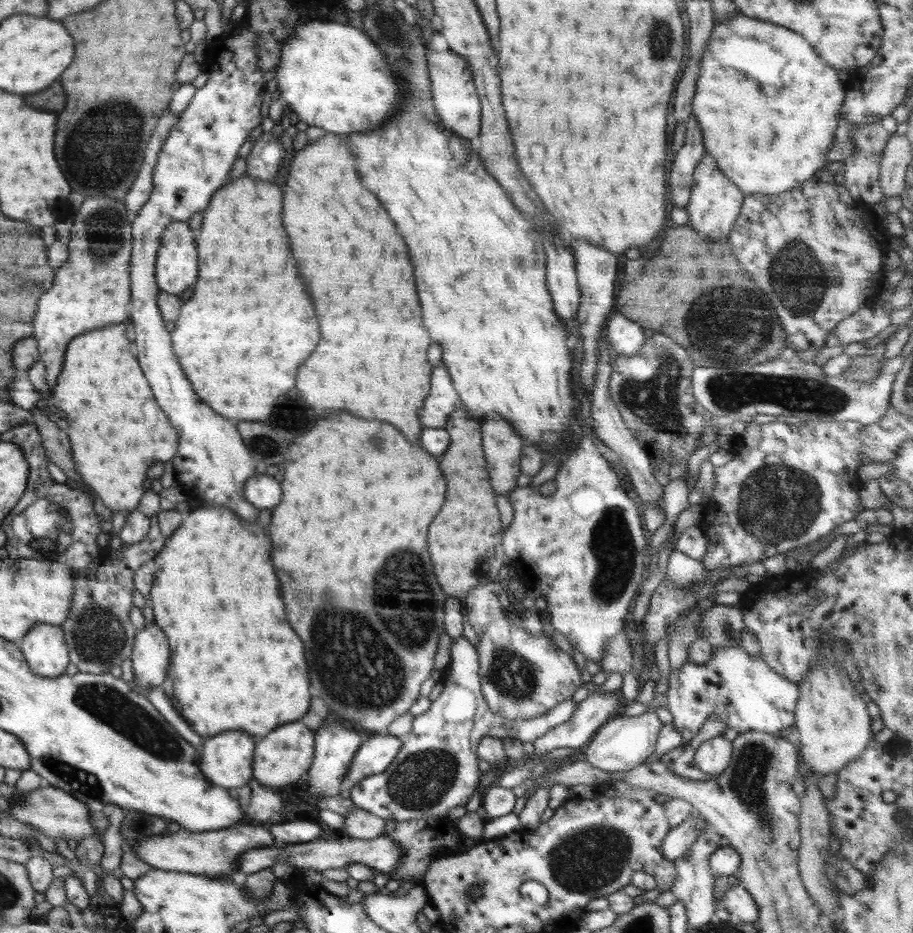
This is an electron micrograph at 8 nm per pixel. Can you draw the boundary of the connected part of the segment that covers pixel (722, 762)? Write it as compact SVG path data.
M724 736L710 738L702 742L700 747L694 751L693 762L709 778L714 780L732 759L732 742Z

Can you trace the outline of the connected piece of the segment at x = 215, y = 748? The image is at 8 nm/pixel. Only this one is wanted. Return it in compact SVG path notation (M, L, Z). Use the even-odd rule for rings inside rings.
M242 730L221 731L216 736L204 739L203 747L200 749L200 770L204 776L216 786L235 791L246 786L253 779L252 765L254 752L258 739L248 735Z

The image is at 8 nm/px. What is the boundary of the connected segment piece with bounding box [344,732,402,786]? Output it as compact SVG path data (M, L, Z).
M372 733L358 748L350 763L344 782L350 786L367 776L385 772L402 747L401 738L386 733Z

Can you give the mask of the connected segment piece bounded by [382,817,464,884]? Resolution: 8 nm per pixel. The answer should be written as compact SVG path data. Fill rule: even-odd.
M448 817L420 818L398 823L388 821L382 835L388 835L401 848L401 861L391 873L392 878L398 881L413 879L417 884L422 884L426 868L434 859L464 851L463 836Z

